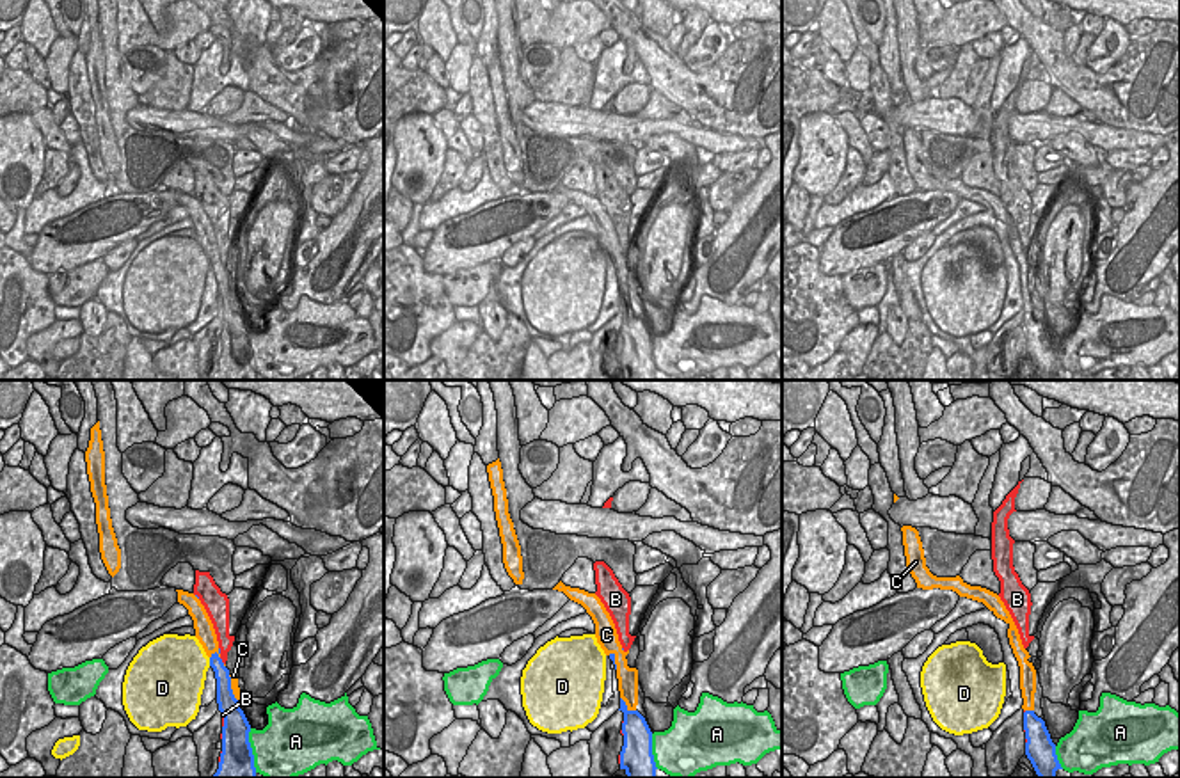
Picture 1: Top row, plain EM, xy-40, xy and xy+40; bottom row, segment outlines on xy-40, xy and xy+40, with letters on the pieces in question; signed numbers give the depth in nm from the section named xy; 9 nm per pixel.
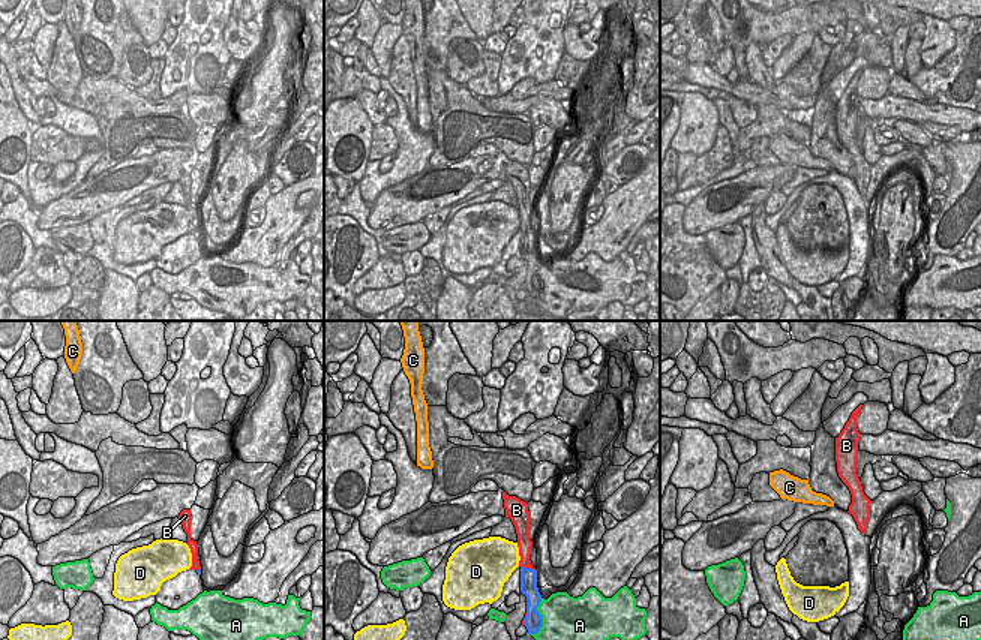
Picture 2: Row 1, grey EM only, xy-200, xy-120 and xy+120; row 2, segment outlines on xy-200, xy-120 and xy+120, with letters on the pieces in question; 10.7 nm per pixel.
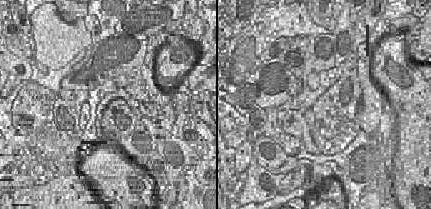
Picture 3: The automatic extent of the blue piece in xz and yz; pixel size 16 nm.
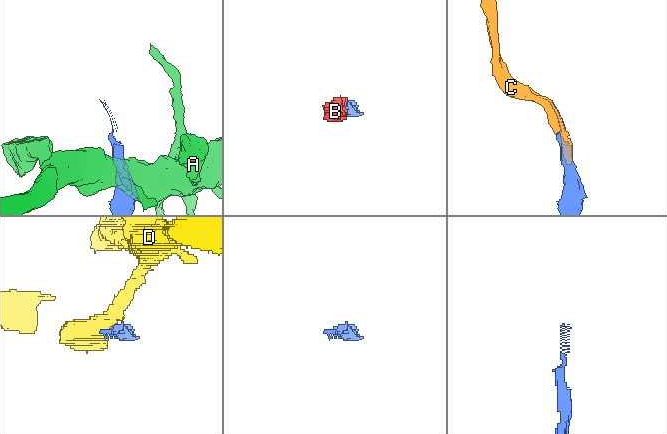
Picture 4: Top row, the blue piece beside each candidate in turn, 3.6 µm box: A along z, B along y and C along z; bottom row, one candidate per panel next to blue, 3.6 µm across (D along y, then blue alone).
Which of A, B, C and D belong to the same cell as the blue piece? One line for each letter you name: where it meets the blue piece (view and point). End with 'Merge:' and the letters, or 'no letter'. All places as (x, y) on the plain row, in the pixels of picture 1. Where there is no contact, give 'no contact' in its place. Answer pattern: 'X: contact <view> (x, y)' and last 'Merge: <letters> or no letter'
C: contact xy (626, 308)
Merge: C

